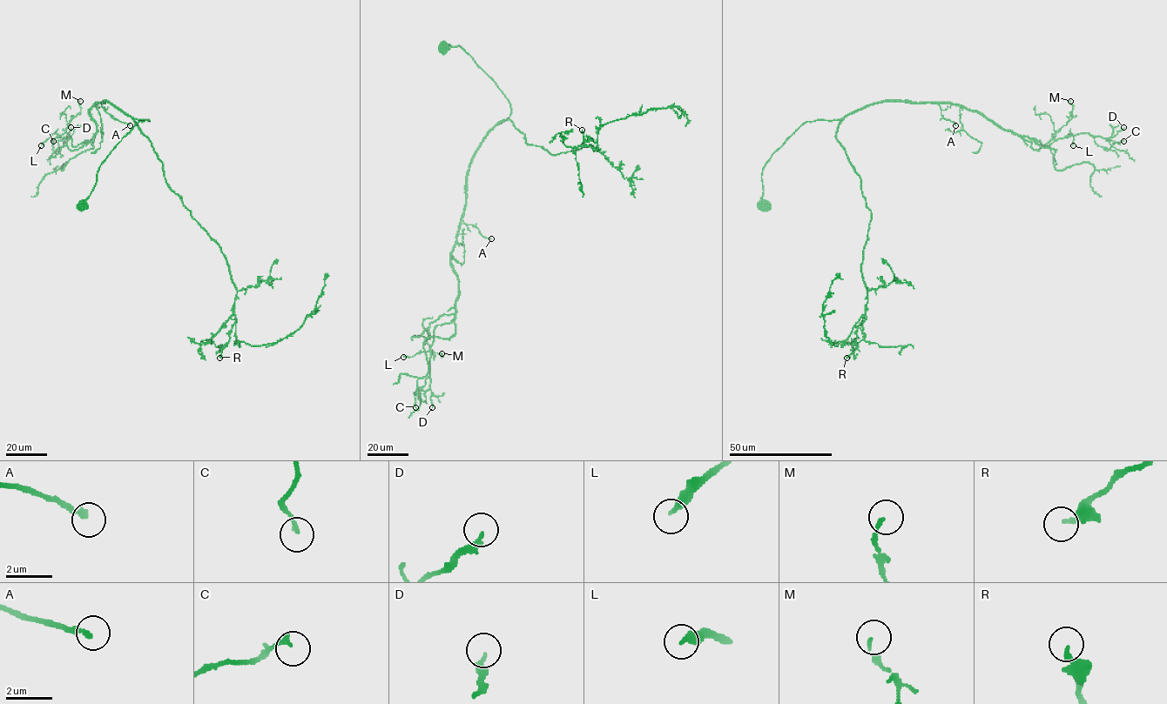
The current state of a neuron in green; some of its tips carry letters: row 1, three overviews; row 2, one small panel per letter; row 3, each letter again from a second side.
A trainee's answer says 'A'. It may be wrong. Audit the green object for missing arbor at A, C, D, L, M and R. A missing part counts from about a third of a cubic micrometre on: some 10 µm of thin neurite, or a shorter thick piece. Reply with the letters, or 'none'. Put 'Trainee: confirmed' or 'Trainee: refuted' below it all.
A
Trainee: confirmed

